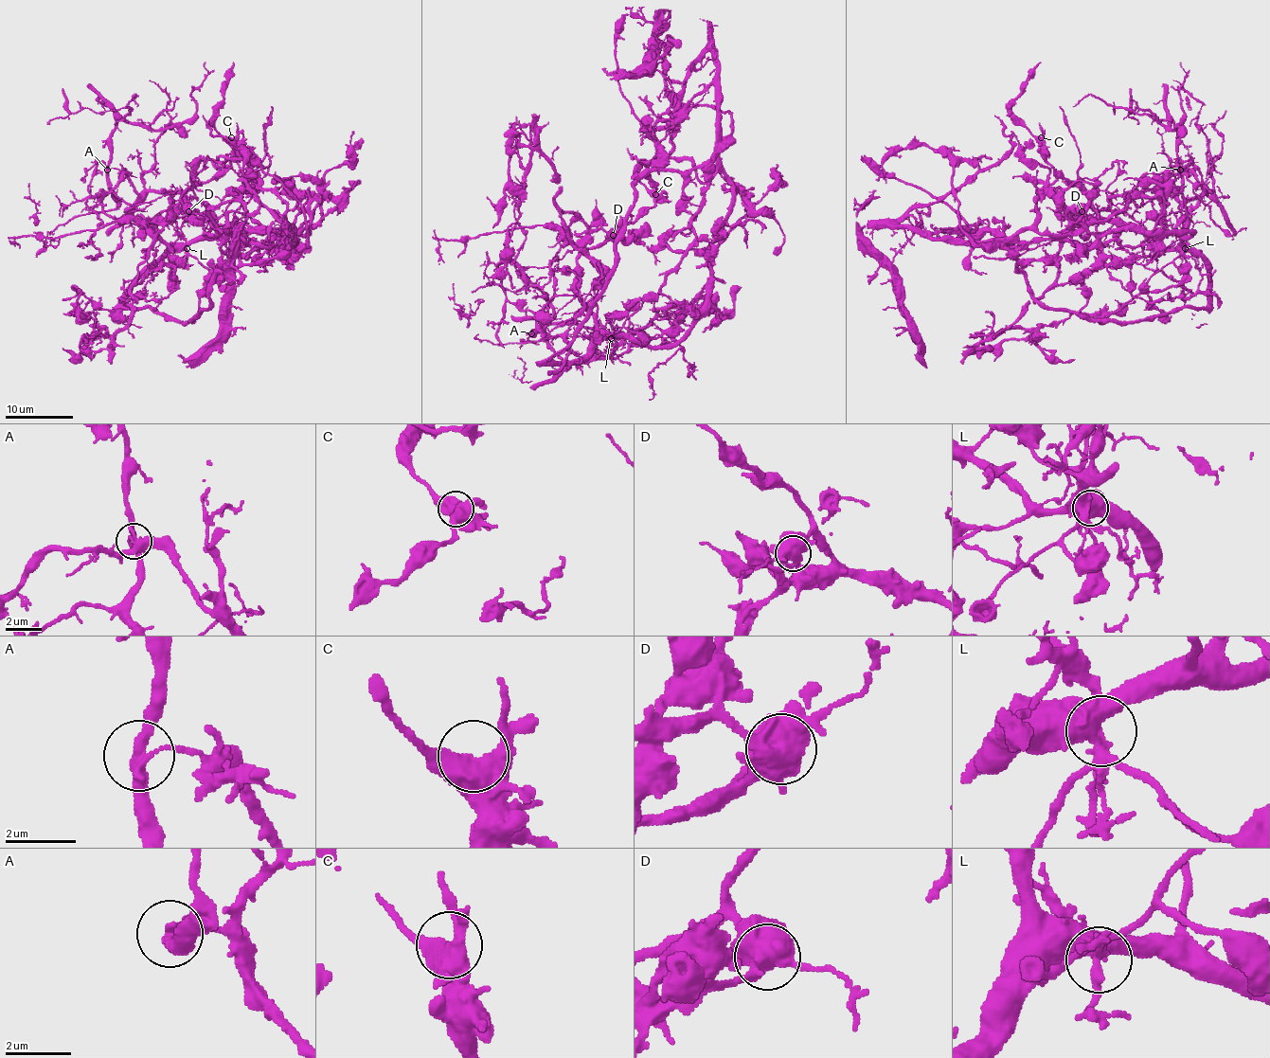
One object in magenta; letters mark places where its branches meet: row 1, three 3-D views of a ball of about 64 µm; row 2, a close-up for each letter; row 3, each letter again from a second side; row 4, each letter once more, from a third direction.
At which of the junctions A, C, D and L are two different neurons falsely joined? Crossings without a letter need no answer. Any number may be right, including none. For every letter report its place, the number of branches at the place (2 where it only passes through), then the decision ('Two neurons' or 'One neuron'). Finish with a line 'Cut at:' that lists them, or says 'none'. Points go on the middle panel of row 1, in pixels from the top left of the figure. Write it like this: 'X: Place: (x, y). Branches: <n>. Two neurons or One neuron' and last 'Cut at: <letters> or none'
A: Place: (531, 333). Branches: 3. Two neurons
C: Place: (655, 194). Branches: 4. One neuron
D: Place: (613, 235). Branches: 5. Two neurons
L: Place: (611, 338). Branches: 6. One neuron
Cut at: A, D

